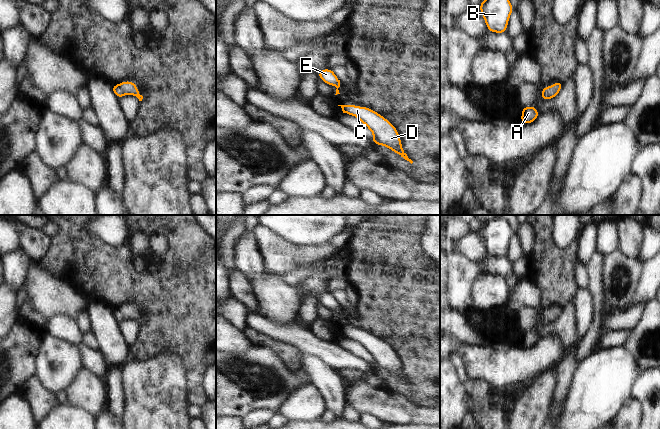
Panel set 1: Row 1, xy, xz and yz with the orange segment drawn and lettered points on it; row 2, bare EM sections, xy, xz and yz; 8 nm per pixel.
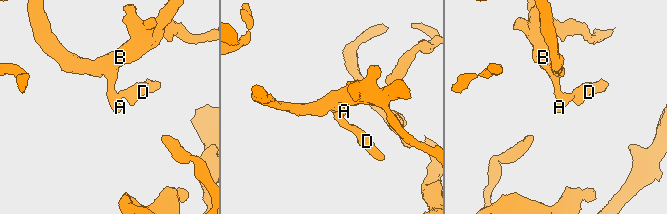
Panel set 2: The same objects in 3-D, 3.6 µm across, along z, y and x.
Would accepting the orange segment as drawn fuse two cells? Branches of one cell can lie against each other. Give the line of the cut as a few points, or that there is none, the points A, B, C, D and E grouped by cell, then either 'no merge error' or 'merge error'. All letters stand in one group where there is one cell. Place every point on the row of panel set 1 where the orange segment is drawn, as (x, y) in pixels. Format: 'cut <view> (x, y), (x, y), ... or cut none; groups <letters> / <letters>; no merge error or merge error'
cut none; groups A B C D E; no merge error

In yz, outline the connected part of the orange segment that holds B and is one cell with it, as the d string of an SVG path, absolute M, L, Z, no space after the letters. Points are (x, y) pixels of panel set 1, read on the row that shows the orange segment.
M483 0L479 10L482 12L488 31L506 33L510 14L515 9L510 0Z

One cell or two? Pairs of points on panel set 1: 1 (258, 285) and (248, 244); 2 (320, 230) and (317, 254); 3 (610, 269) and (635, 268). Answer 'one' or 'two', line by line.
1: one
2: two
3: one

